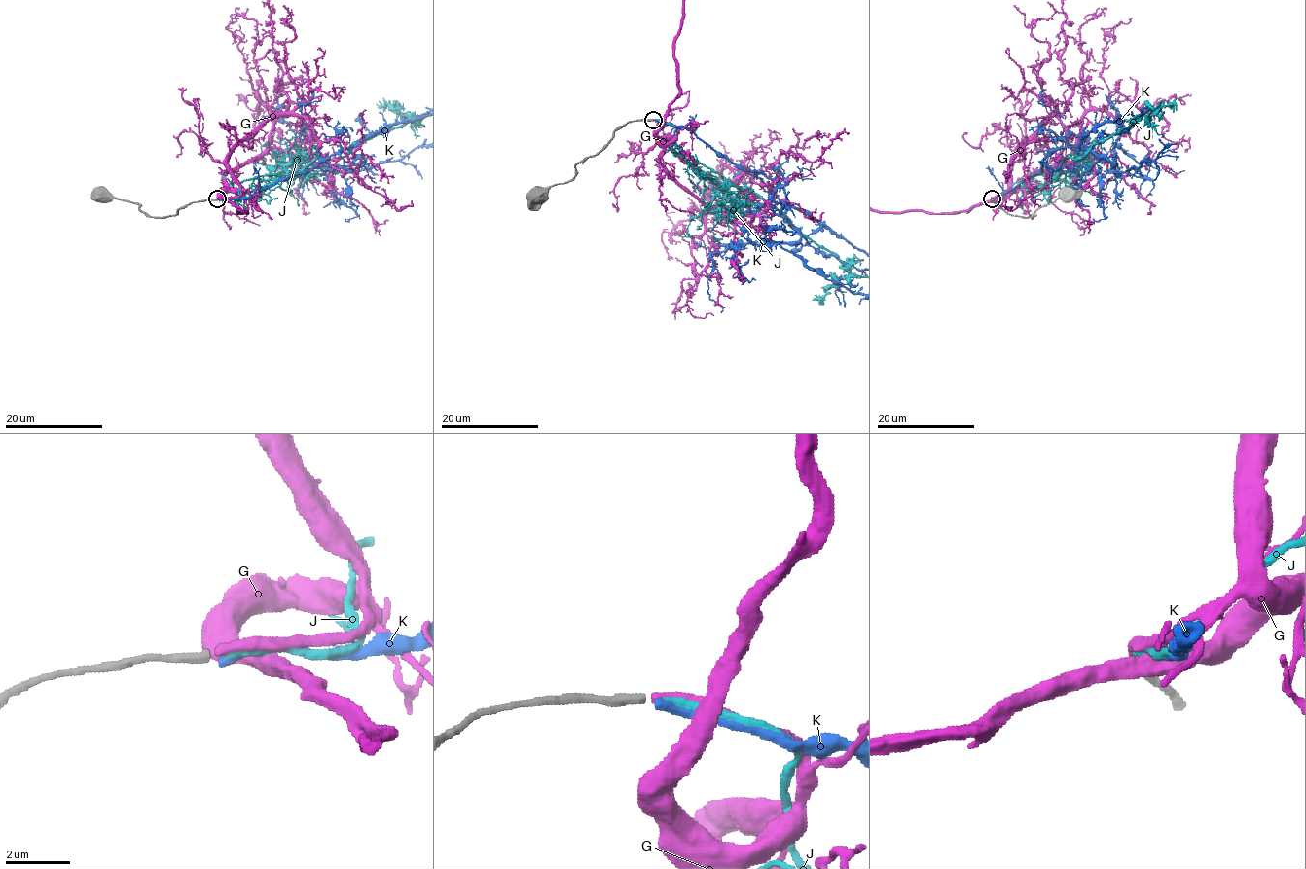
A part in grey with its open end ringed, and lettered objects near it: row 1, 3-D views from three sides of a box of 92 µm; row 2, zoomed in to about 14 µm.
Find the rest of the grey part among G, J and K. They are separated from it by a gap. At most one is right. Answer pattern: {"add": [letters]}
{"add": ["J"]}

